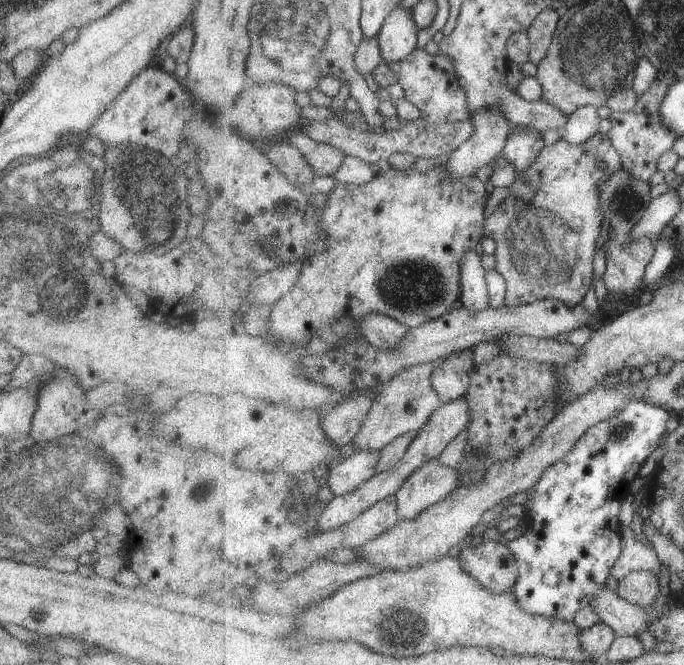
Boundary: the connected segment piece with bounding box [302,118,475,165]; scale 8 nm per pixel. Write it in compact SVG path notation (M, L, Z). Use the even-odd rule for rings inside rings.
M327 118L324 121L308 121L302 132L317 142L330 144L341 149L347 155L359 157L372 165L381 159L391 158L393 154L399 154L399 152L408 152L415 157L426 158L435 158L441 154L452 153L473 136L474 130L475 127L471 119L438 125L421 118L401 122L401 127L398 130L393 131L386 128L385 134L381 136L381 134L373 133L373 131L361 131L356 125L349 128L347 123L337 118Z

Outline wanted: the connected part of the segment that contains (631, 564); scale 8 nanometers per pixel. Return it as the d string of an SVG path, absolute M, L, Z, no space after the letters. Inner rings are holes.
M625 527L621 530L621 536L624 541L623 550L612 568L611 576L620 581L633 571L661 570L661 562L651 544L645 546L643 541L637 540L641 534L636 534L630 527Z

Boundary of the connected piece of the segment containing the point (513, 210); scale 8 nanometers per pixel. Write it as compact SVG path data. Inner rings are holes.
M598 132L594 137L591 137L583 144L573 144L561 137L555 144L546 146L539 153L537 160L529 168L524 170L521 176L523 176L532 186L536 187L537 190L533 199L525 201L515 196L507 197L495 208L495 211L488 217L484 226L484 236L491 238L496 243L494 254L496 258L495 268L506 278L508 291L506 294L506 301L504 302L505 305L508 307L516 307L543 299L557 299L558 301L563 301L568 307L574 307L583 302L583 298L587 296L587 292L591 290L593 285L593 260L595 260L595 256L597 256L597 238L599 238L599 234L601 234L601 226L603 226L604 220L604 210L601 206L600 199L600 188L616 170L622 168L622 164L621 155L613 146L608 133ZM599 160L607 162L606 168L601 168L601 166L599 166Z

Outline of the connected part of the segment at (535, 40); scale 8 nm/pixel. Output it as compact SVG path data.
M545 7L536 21L528 30L531 39L530 62L538 65L547 56L557 27L559 26L561 14L558 10Z

